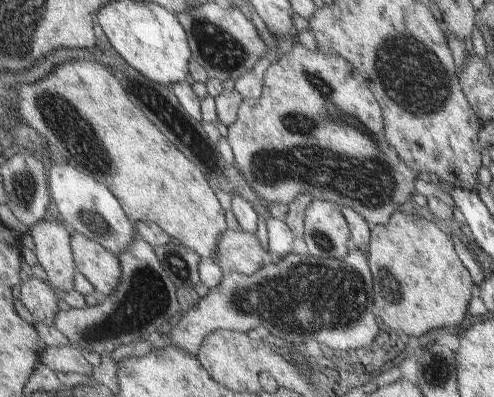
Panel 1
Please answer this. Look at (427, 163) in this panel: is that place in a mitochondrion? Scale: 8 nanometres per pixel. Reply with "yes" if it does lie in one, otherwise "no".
no

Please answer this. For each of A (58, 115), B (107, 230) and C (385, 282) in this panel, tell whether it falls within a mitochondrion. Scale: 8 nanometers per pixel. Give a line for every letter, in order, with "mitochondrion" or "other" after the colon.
A: mitochondrion
B: mitochondrion
C: mitochondrion

